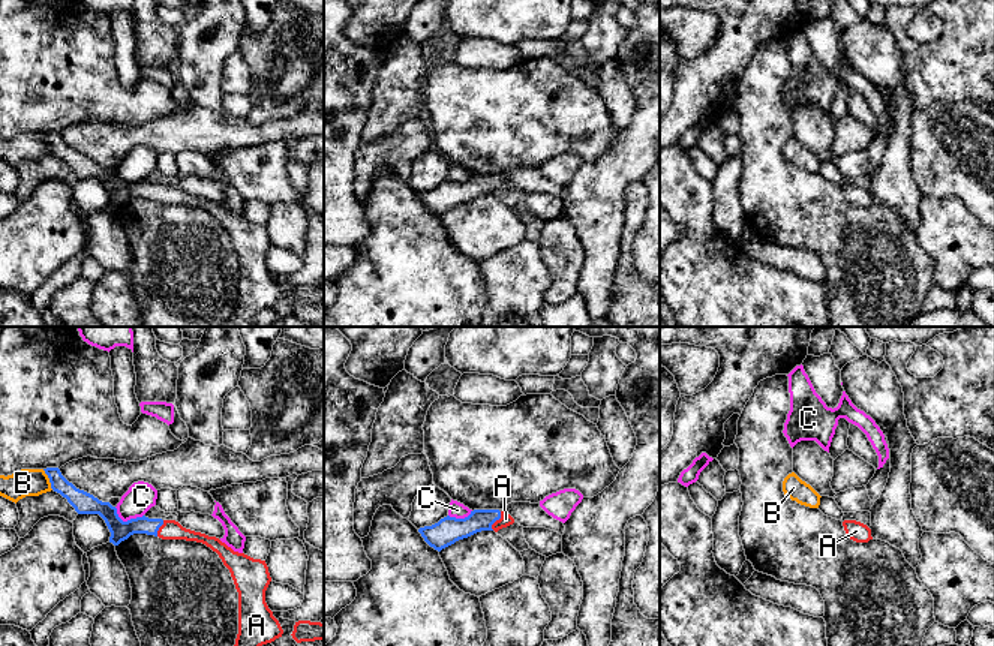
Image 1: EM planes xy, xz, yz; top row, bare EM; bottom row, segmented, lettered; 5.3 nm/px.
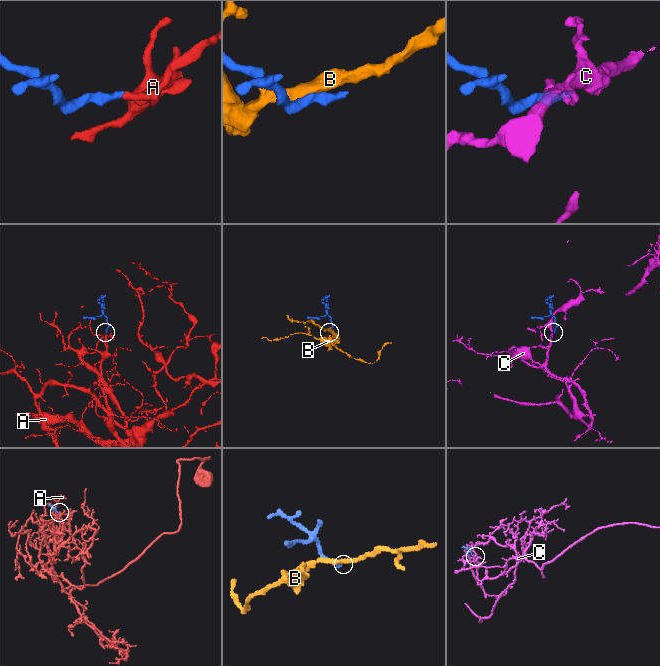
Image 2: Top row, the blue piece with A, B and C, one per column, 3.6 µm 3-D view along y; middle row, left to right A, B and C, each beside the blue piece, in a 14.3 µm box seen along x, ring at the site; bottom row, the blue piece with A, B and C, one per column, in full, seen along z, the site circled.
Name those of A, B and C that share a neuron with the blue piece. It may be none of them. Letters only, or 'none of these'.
A

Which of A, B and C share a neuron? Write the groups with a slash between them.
A / B / C

